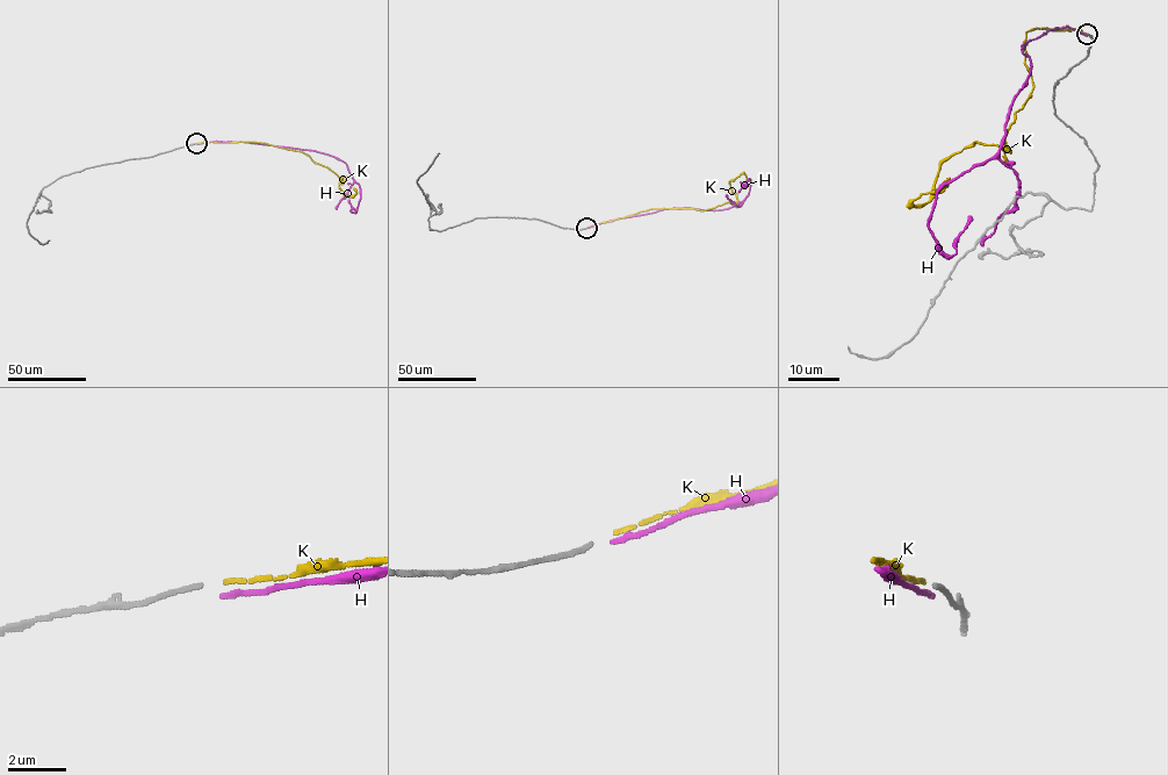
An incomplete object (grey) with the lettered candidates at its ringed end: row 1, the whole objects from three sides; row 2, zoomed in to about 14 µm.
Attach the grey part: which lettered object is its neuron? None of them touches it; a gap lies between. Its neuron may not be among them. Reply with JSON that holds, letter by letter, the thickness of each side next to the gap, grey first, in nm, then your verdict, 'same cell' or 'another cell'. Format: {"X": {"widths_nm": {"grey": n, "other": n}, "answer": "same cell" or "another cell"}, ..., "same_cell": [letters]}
{"H": {"widths_nm": {"grey": 170, "other": 170}, "answer": "another cell"}, "K": {"widths_nm": {"grey": 170, "other": 120}, "answer": "same cell"}, "same_cell": ["K"]}

